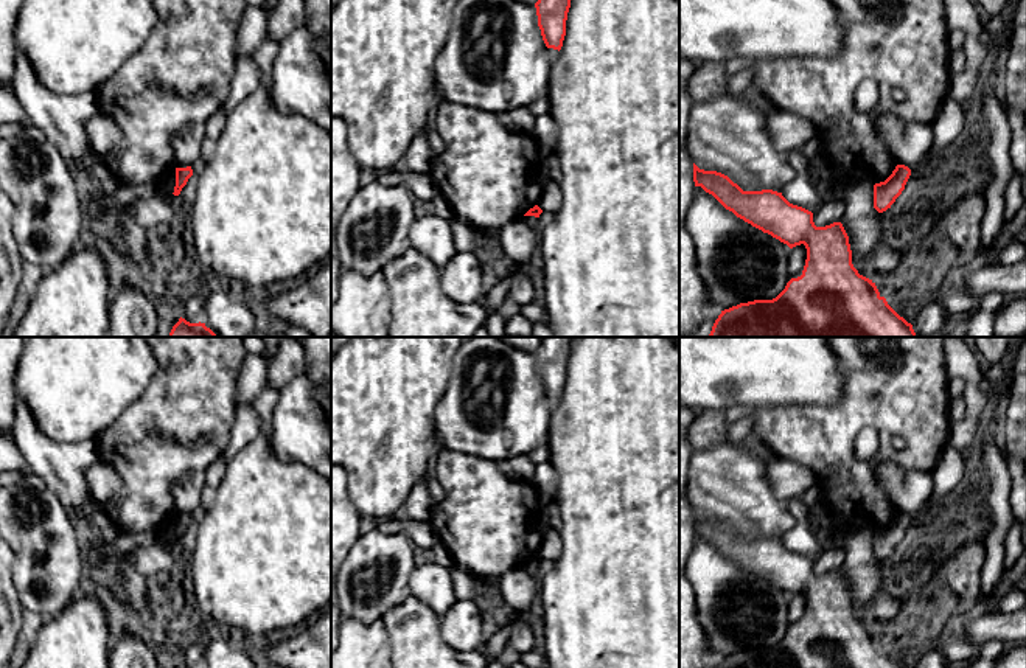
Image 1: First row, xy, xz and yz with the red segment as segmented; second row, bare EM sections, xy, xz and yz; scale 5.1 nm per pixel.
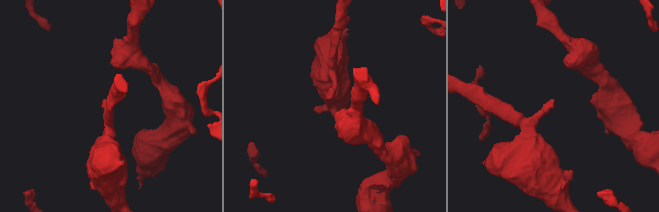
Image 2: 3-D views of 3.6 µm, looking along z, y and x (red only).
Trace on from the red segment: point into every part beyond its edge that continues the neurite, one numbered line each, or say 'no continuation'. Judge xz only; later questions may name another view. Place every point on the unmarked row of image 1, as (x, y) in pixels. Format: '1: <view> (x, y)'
no continuation

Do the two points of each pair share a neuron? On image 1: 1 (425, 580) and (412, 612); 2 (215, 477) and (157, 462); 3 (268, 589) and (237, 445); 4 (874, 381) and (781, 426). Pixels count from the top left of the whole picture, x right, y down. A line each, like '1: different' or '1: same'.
1: different
2: different
3: different
4: same

